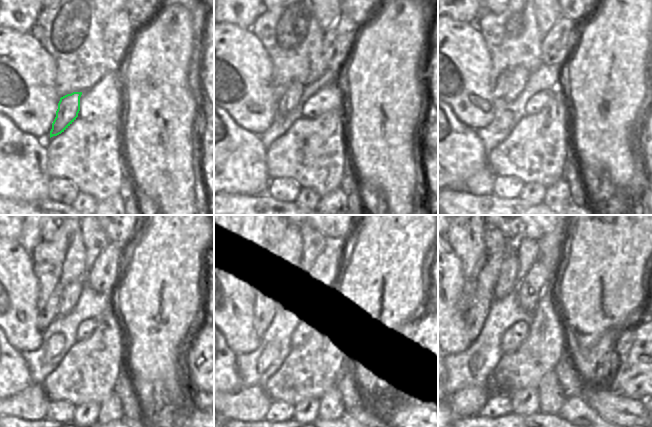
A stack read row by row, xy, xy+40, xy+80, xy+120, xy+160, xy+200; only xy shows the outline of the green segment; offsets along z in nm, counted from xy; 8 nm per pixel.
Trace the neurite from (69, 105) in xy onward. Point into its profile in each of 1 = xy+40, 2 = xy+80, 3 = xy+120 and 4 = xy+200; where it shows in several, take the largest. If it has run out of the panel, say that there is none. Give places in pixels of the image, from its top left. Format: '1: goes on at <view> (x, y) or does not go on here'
1: goes on at xy+40 (291, 98)
2: goes on at xy+80 (509, 84)
3: goes on at xy+120 (62, 301)
4: goes on at xy+200 (506, 283)

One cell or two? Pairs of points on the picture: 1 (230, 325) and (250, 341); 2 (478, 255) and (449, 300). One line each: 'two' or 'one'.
1: one
2: two

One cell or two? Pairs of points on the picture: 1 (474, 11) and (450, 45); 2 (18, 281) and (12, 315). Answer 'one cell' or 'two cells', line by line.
1: two cells
2: one cell

